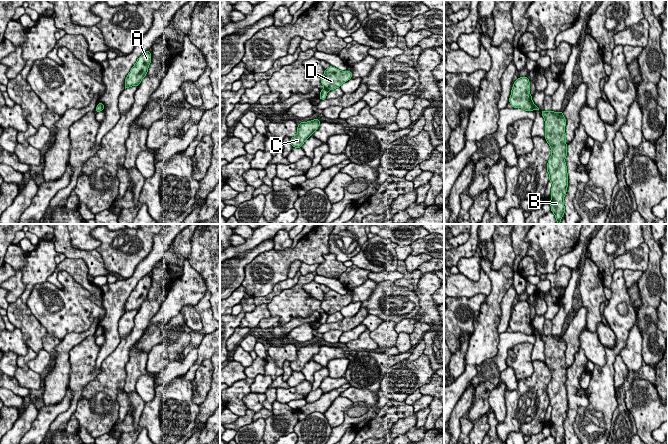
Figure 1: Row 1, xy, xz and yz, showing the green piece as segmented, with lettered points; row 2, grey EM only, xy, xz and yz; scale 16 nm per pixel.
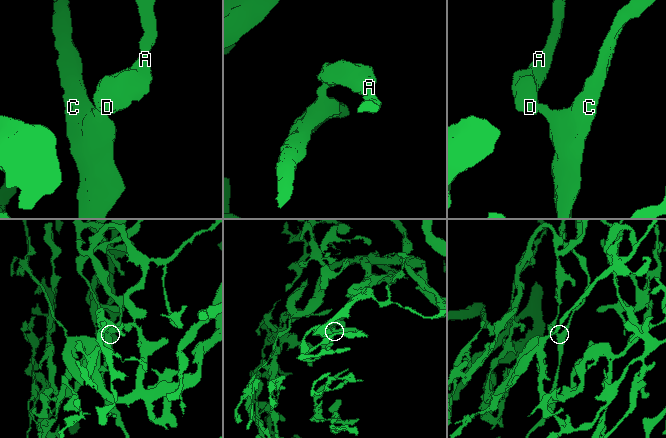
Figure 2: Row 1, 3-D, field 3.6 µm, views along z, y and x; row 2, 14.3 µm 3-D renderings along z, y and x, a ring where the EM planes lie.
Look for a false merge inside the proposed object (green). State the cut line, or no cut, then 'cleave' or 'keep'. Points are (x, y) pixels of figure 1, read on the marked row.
cut xz (324, 87), (328, 90); cleave

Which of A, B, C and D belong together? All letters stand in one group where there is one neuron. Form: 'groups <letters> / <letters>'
groups A D / B C

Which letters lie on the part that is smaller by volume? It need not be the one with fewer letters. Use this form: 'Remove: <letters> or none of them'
Remove: B, C

